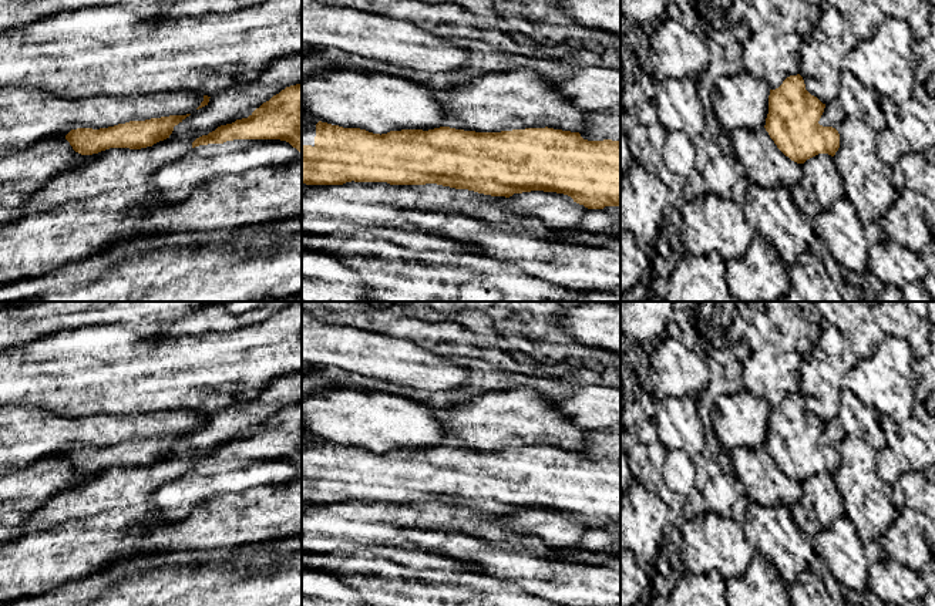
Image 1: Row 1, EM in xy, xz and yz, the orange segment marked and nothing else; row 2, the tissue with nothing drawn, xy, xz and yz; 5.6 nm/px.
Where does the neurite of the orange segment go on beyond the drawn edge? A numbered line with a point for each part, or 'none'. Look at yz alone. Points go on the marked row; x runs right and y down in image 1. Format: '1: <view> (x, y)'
none

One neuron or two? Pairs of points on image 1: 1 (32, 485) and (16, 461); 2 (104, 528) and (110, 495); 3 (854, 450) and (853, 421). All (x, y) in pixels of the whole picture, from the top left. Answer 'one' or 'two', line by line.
1: two
2: two
3: two

